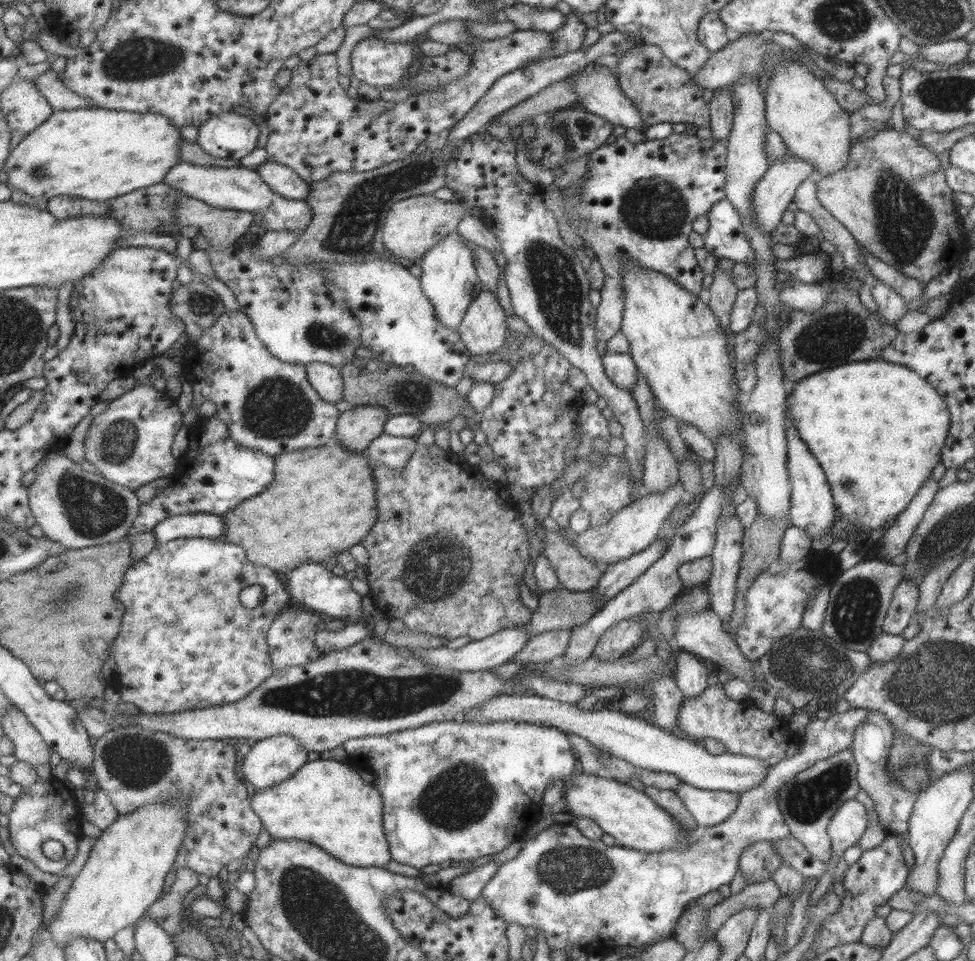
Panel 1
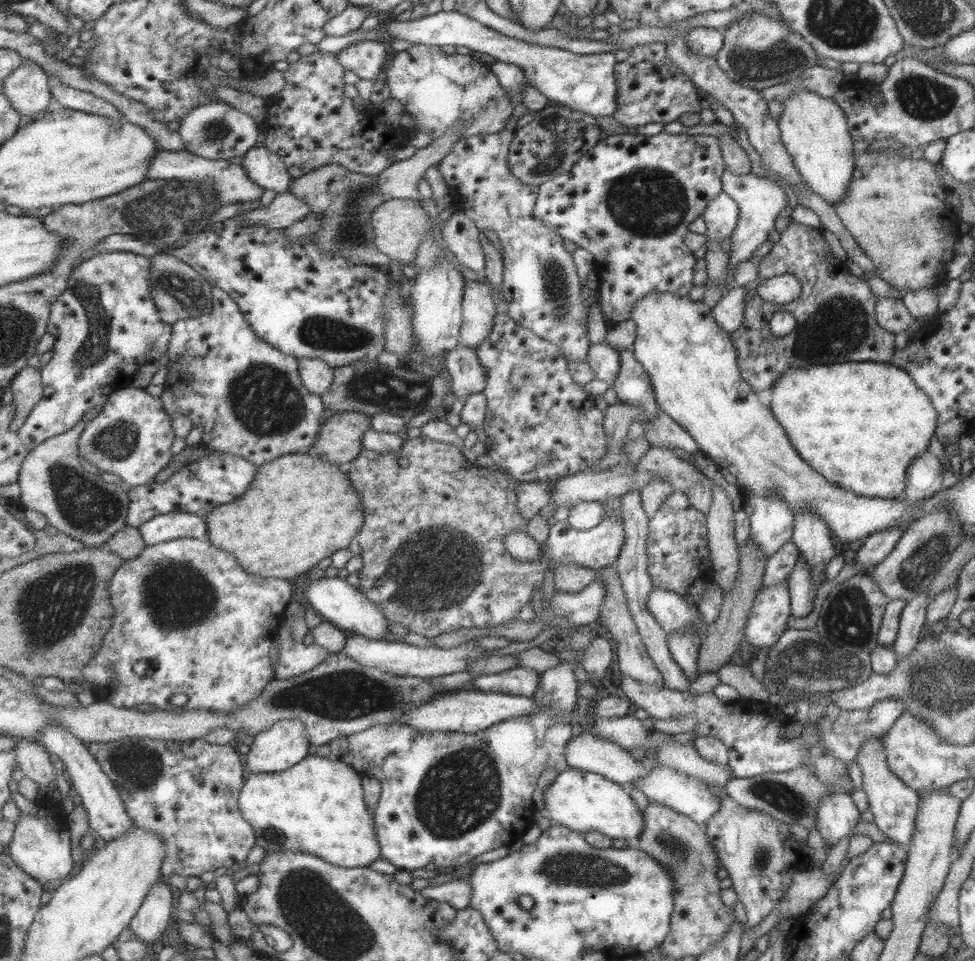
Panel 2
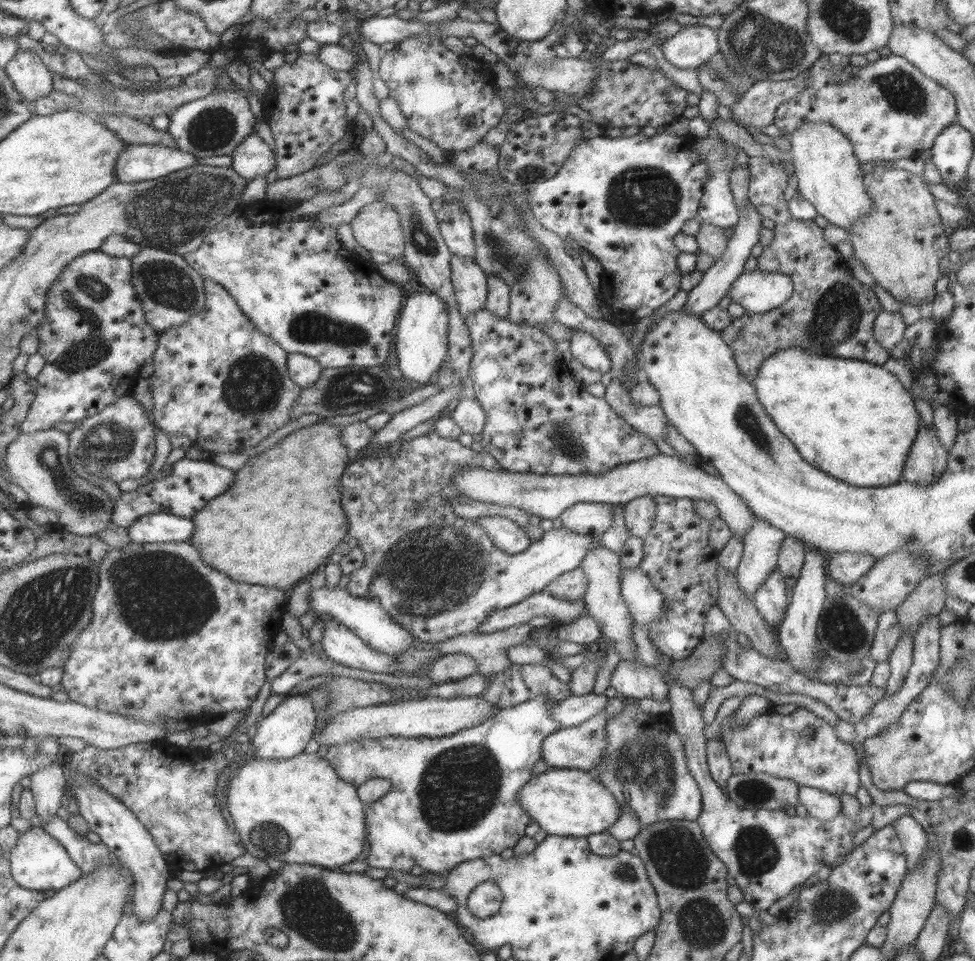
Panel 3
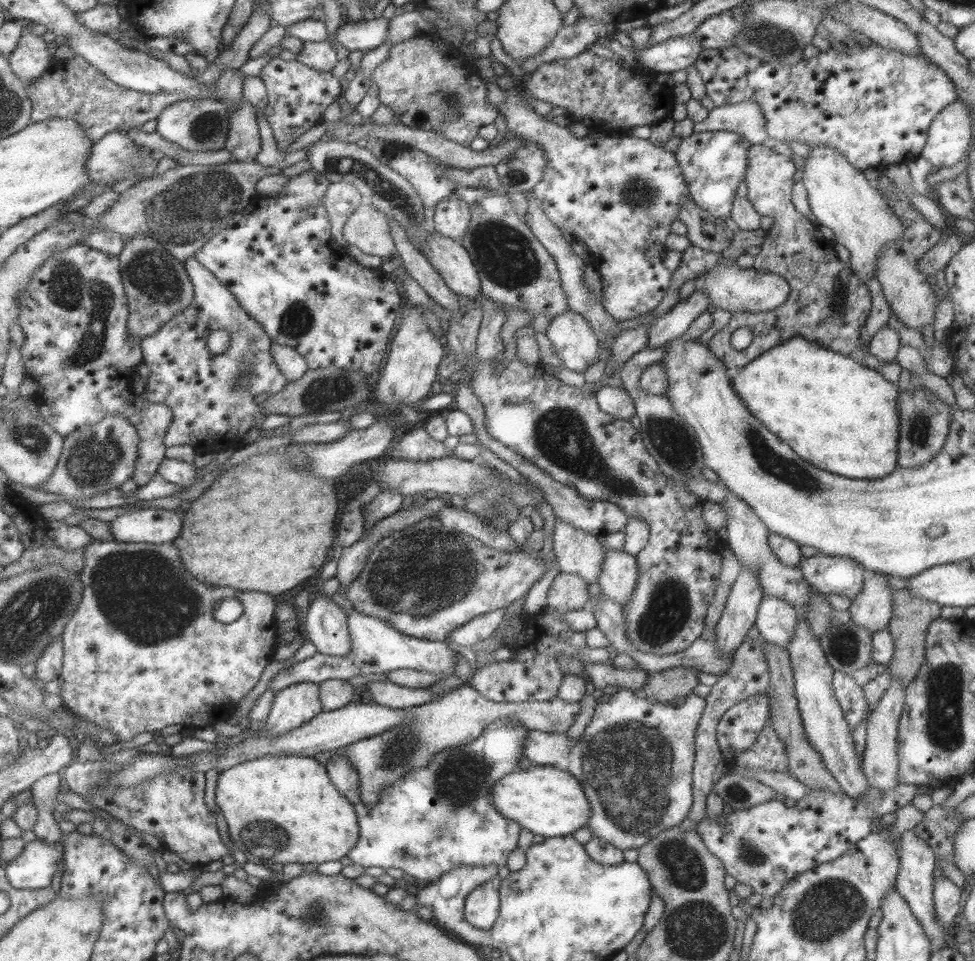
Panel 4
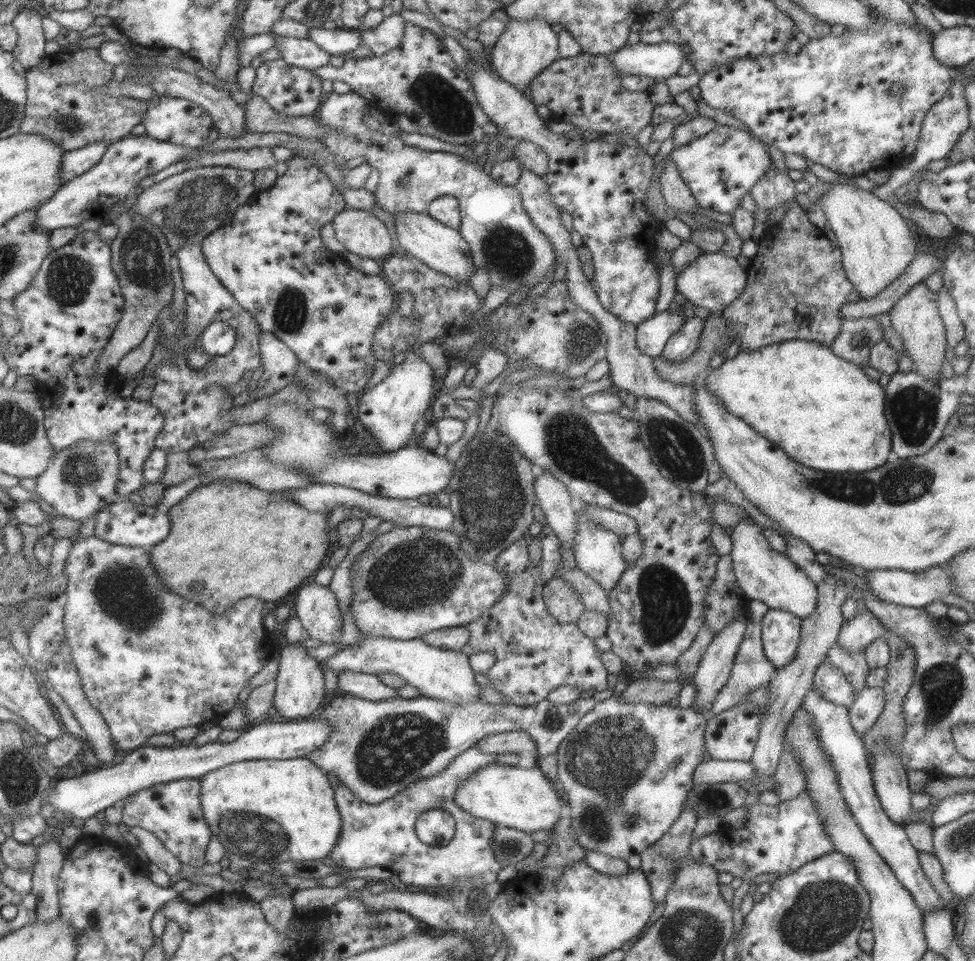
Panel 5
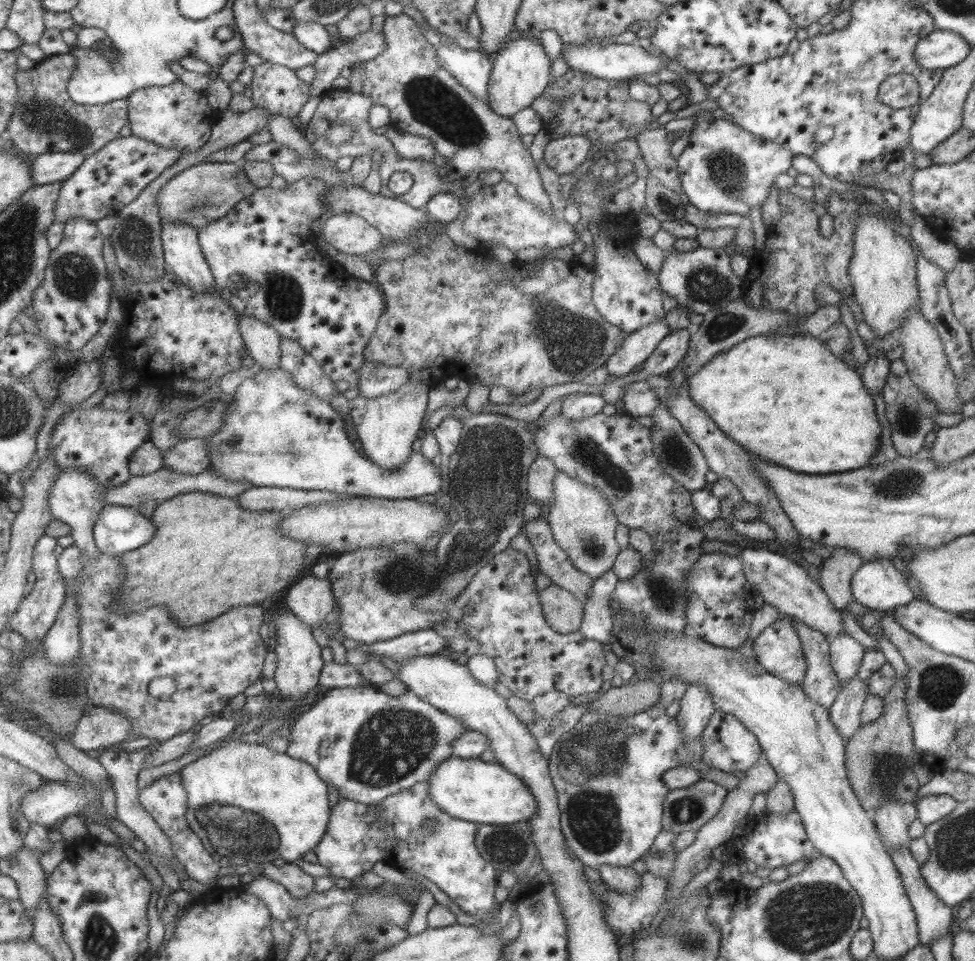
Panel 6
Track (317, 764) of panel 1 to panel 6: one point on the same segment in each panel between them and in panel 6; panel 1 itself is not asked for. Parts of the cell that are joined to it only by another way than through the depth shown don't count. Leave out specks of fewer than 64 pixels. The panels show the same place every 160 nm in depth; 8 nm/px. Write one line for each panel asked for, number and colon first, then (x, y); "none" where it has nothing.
2: (315, 806)
3: (296, 810)
4: (284, 809)
5: (271, 811)
6: (243, 799)

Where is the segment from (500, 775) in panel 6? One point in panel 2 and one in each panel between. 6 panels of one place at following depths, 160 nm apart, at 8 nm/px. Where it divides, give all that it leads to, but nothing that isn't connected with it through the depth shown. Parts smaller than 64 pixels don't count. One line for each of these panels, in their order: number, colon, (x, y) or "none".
2: (581, 801)
3: (568, 802)
4: (541, 799)
5: (522, 798)

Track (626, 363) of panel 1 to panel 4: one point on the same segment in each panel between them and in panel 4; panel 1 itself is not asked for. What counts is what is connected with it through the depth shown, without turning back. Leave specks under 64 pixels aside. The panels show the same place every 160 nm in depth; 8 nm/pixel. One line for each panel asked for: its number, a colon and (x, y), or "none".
2: (603, 359)
3: (586, 349)
4: (571, 338)

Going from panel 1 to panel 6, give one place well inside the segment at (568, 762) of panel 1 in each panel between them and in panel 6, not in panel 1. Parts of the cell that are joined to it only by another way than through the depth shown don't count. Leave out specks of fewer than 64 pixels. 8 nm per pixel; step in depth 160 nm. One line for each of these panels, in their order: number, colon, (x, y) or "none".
2: (446, 797)
3: (452, 798)
4: (438, 817)
5: (382, 834)
6: (357, 835)

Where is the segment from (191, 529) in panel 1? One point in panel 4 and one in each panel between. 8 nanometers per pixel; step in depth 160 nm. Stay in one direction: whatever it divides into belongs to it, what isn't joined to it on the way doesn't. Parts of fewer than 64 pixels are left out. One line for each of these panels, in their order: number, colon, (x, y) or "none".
2: (159, 528)
3: (157, 527)
4: (151, 525)

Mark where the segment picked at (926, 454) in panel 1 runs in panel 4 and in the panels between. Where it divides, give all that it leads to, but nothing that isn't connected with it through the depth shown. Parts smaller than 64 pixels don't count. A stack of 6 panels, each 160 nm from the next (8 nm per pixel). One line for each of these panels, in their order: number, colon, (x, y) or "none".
2: (858, 424)
3: (852, 419)
4: (840, 416)

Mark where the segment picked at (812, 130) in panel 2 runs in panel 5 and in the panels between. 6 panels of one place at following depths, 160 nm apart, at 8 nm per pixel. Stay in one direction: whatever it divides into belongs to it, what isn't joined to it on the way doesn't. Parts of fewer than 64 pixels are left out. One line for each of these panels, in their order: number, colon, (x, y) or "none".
3: (828, 176)
4: (839, 196)
5: (876, 244)

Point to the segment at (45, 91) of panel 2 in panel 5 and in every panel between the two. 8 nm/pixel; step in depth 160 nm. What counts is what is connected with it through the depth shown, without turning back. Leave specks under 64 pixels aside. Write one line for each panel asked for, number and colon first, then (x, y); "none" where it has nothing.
3: (31, 76)
4: (30, 59)
5: (31, 43)

